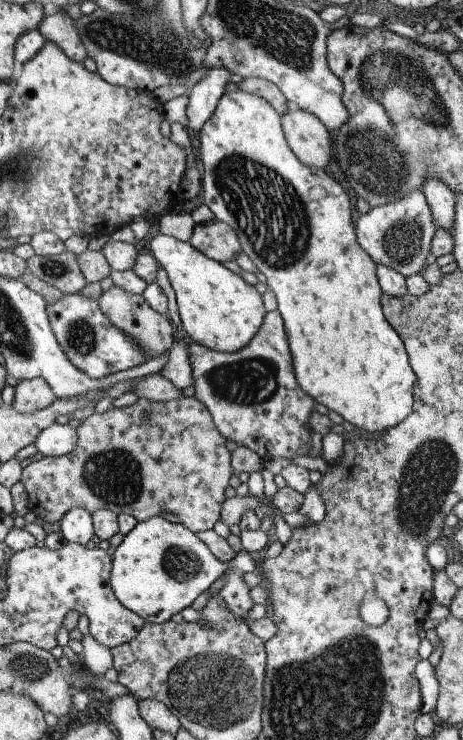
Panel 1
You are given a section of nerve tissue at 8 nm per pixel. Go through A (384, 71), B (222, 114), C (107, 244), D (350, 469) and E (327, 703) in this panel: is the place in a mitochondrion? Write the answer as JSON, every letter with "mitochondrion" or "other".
{"A":"mitochondrion","B":"other","C":"other","D":"other","E":"mitochondrion"}

